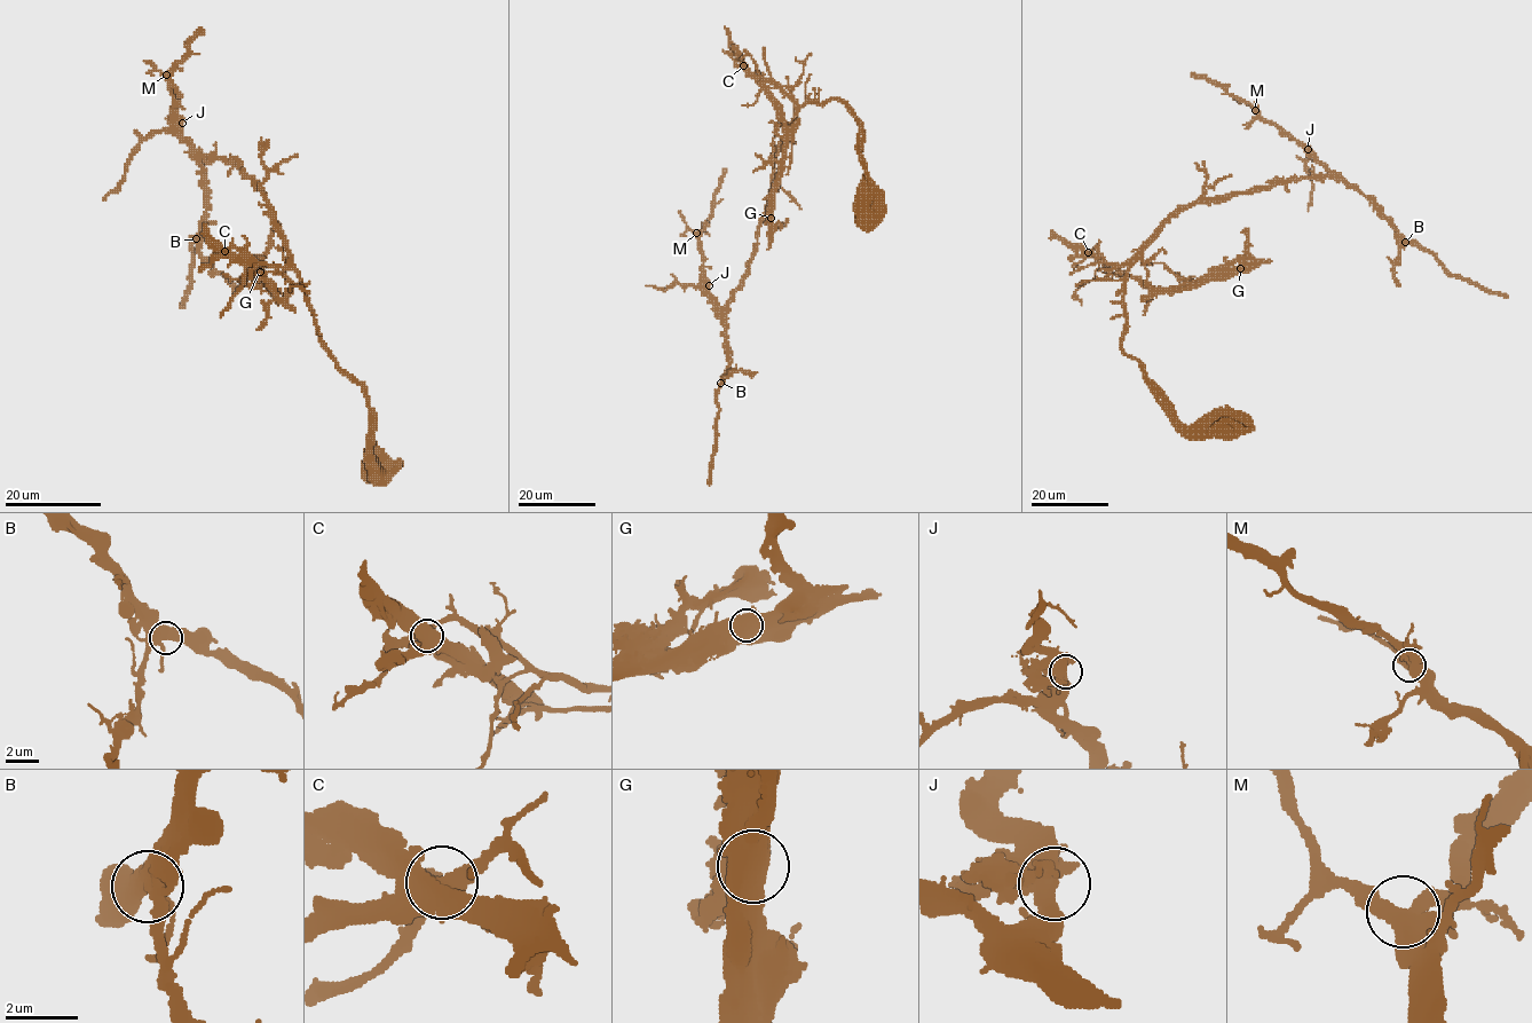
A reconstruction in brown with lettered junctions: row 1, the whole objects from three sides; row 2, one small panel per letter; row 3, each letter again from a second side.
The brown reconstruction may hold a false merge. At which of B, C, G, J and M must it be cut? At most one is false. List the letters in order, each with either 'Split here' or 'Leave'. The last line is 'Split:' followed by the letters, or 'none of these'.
B: Leave
C: Split here
G: Leave
J: Leave
M: Leave
Split: C

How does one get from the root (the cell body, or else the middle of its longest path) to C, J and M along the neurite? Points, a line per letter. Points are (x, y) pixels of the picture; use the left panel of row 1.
C: (372, 466), (377, 469), (368, 392), (323, 341), (299, 273), (292, 265), (244, 264), (224, 251)
J: (372, 466), (377, 469), (368, 392), (323, 341), (261, 188), (231, 160), (192, 150), (182, 123)
M: (372, 466), (377, 469), (368, 392), (323, 341), (270, 206), (231, 160), (192, 150), (174, 117), (166, 75)

